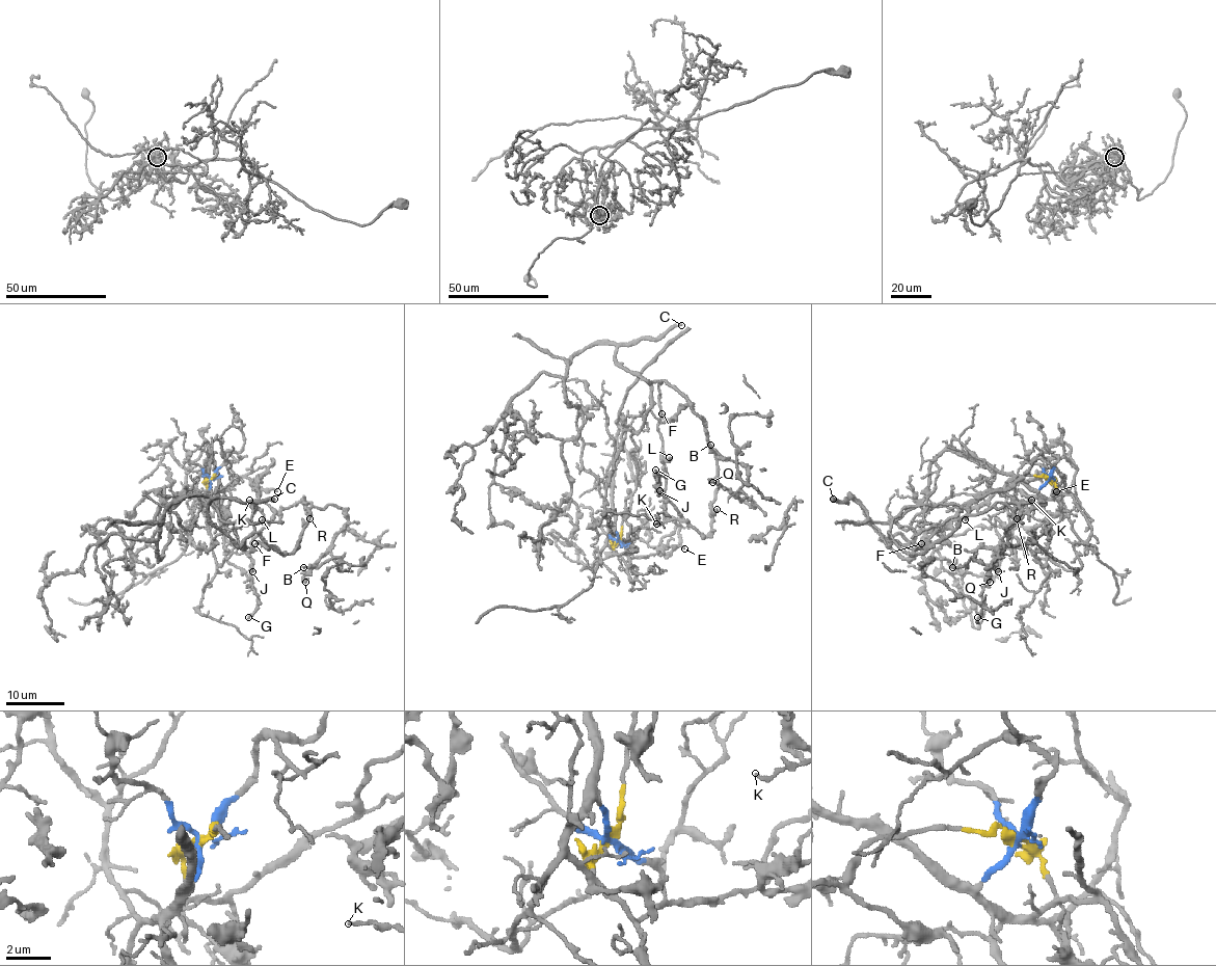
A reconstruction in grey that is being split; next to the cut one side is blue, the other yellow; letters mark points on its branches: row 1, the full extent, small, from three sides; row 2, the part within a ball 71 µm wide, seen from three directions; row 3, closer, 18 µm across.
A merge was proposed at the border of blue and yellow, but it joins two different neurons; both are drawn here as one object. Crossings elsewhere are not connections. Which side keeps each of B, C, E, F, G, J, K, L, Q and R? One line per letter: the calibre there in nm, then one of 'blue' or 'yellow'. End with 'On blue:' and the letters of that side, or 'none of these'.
B: 170 nm | yellow
C: 400 nm | yellow
E: 150 nm | yellow
F: 190 nm | yellow
G: 190 nm | yellow
J: 120 nm | yellow
K: 160 nm | yellow
L: 180 nm | yellow
Q: 360 nm | yellow
R: 240 nm | yellow
On blue: none of these

